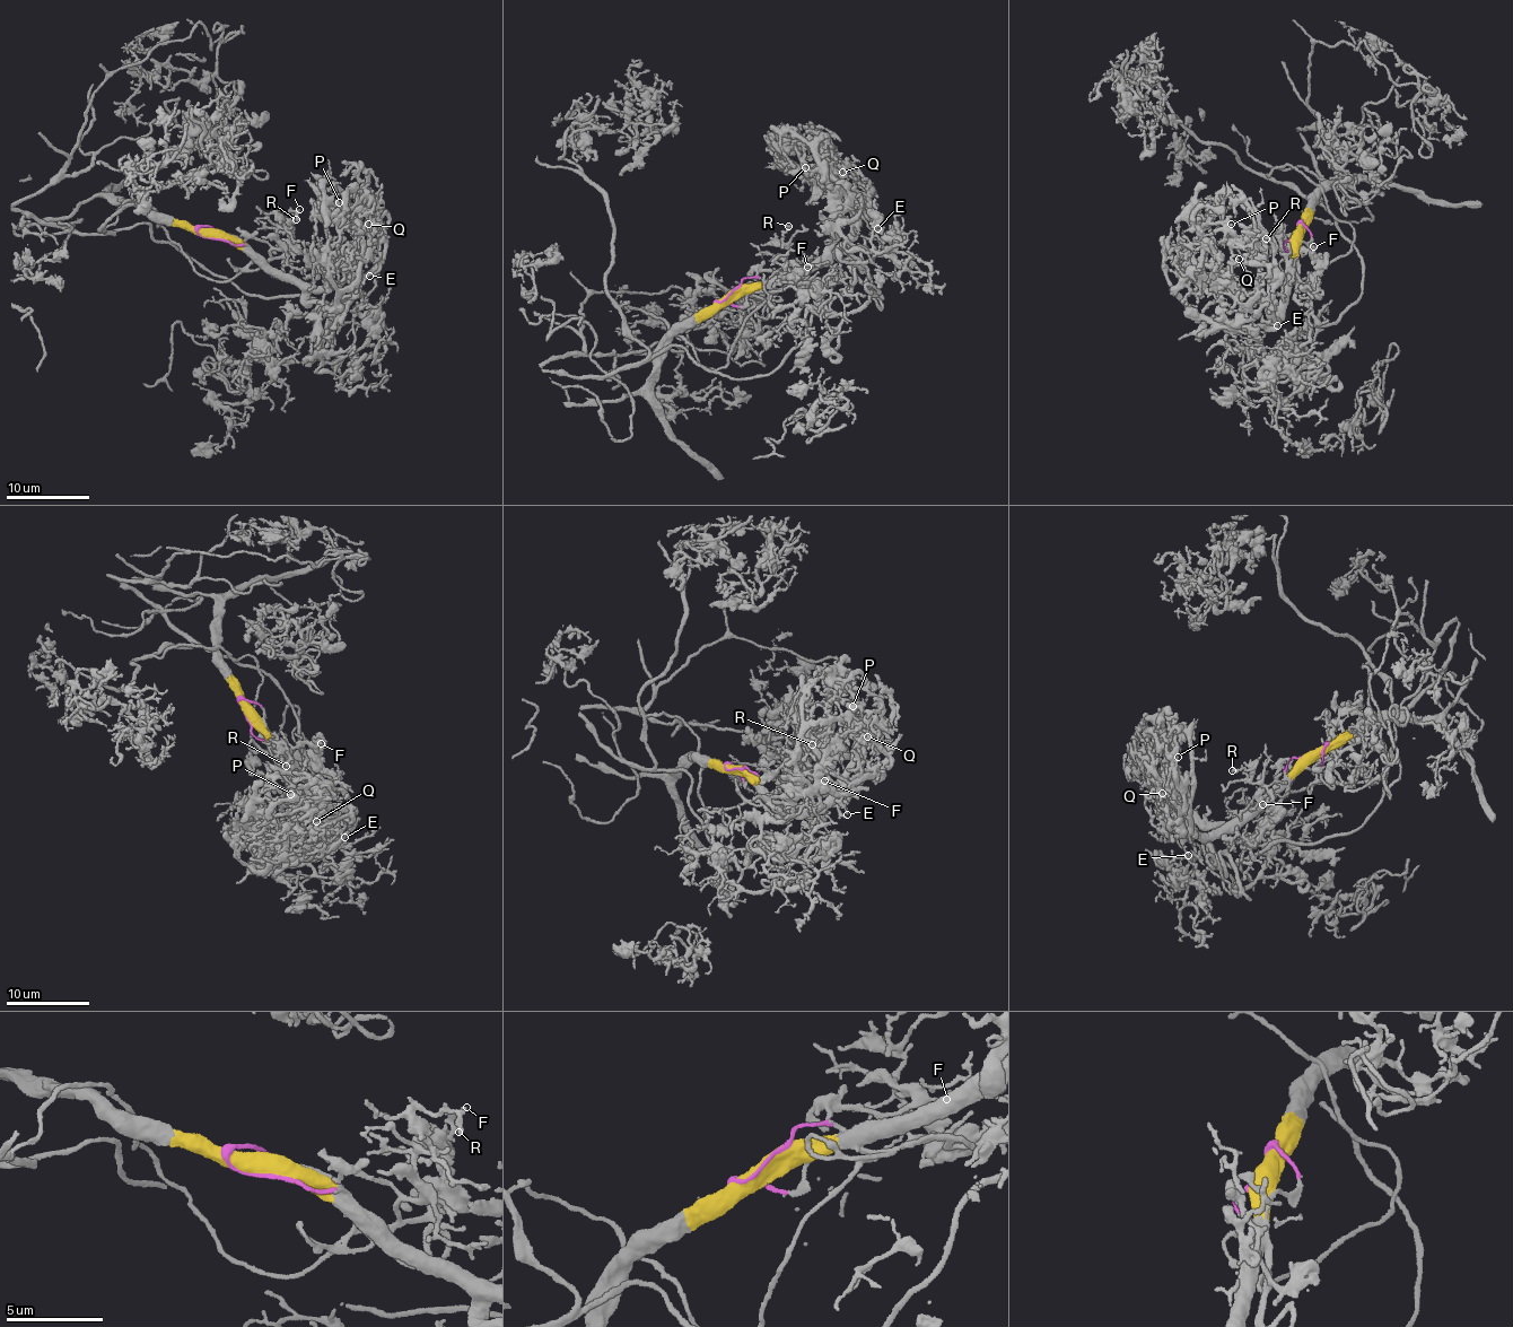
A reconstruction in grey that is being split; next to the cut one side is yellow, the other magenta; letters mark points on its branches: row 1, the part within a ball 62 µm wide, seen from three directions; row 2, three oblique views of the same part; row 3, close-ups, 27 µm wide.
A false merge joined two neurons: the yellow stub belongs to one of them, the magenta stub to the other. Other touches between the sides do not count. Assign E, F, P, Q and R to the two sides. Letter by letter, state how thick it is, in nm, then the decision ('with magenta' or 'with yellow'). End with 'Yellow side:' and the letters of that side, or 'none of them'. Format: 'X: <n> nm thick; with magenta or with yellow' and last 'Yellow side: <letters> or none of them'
E: 120 nm thick; with yellow
F: 150 nm thick; with magenta
P: 220 nm thick; with yellow
Q: 200 nm thick; with yellow
R: 240 nm thick; with magenta
Yellow side: E, P, Q

